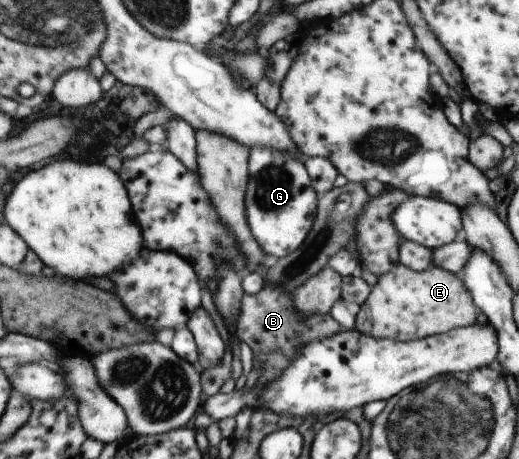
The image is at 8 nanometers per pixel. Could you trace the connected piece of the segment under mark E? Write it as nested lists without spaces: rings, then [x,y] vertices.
[[[398,263],[389,273],[383,273],[376,279],[376,283],[370,287],[365,301],[359,306],[354,317],[355,331],[365,337],[408,342],[447,333],[451,329],[467,327],[475,323],[474,301],[469,295],[469,291],[465,289],[464,282],[458,275],[452,274],[448,270],[429,266],[429,269],[425,269],[425,271],[416,272]]]

